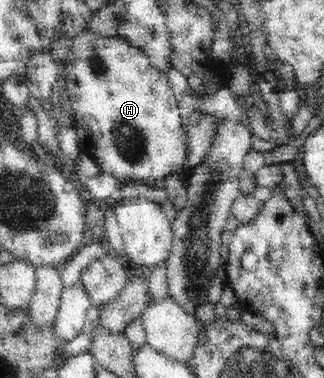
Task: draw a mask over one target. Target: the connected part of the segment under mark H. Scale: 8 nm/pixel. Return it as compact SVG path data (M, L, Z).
M85 27L83 31L75 33L71 37L70 57L66 65L67 90L70 97L72 109L75 110L73 127L79 135L79 144L83 148L83 154L93 158L101 172L109 173L119 183L133 184L133 181L139 181L139 184L151 184L151 181L164 181L170 174L179 174L183 172L186 166L186 141L187 137L184 129L182 129L181 115L176 92L169 86L168 79L165 74L155 68L151 63L148 55L144 54L141 48L135 47L125 37L119 35L101 35Z

